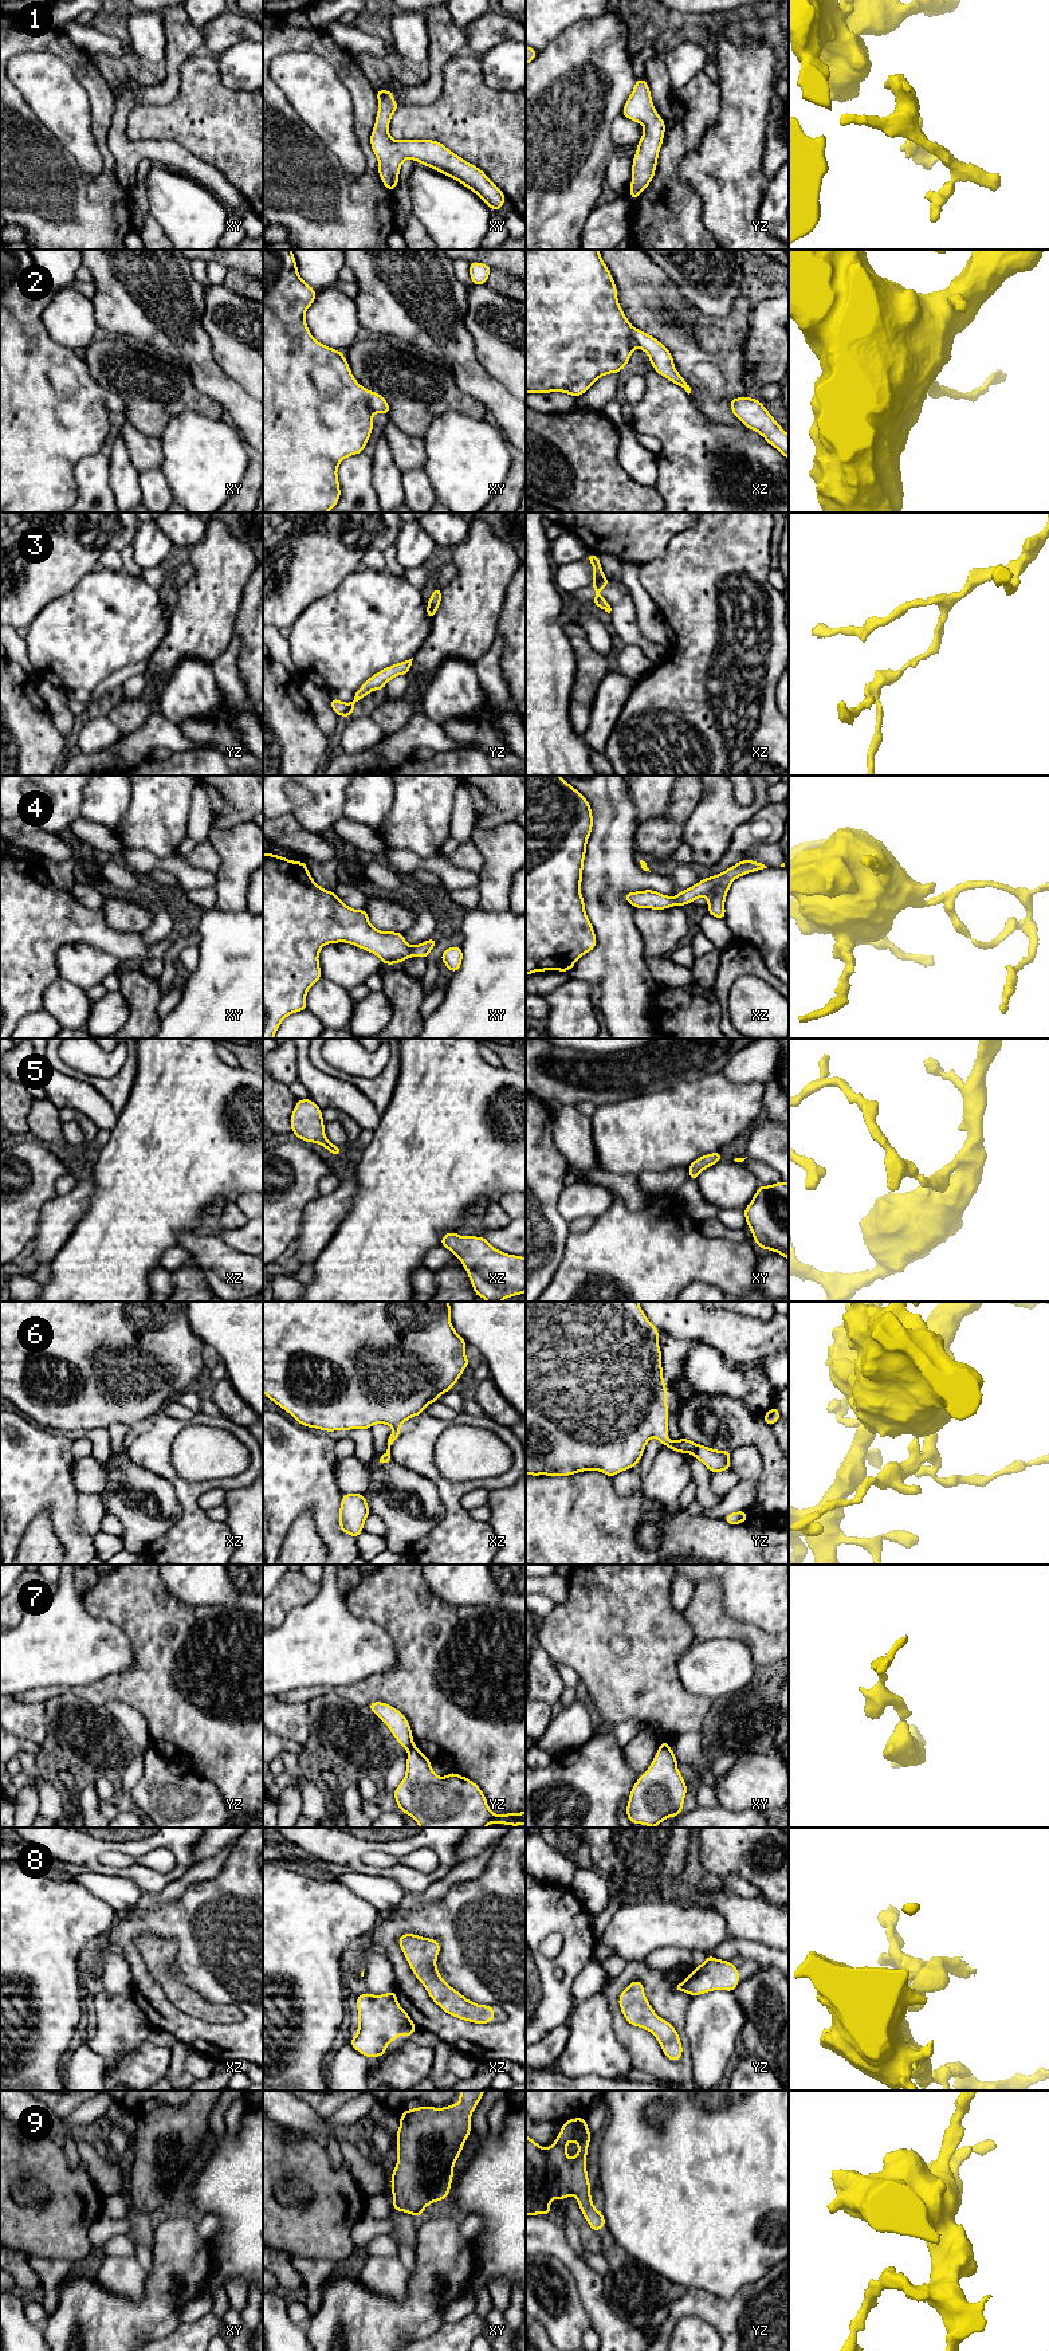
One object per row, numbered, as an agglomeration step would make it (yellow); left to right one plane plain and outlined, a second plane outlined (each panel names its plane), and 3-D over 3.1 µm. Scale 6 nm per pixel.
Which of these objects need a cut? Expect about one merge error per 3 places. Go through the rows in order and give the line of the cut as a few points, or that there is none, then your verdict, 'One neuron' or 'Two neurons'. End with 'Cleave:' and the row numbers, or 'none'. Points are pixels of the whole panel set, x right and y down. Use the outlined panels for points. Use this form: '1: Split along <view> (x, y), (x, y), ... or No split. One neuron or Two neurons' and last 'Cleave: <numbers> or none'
1: No split. One neuron
2: No split. One neuron
3: No split. One neuron
4: No split. One neuron
5: No split. One neuron
6: No split. One neuron
7: Split along yz (413, 1743), (407, 1749). Two neurons
8: No split. One neuron
9: No split. One neuron
Cleave: 7

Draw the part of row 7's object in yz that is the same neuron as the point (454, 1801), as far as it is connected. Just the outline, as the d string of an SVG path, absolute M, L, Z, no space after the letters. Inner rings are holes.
M415 1744L409 1747L405 1777L393 1791L400 1812L409 1814L420 1828L526 1825L526 1810L496 1816L475 1782L451 1771L440 1778L431 1765Z

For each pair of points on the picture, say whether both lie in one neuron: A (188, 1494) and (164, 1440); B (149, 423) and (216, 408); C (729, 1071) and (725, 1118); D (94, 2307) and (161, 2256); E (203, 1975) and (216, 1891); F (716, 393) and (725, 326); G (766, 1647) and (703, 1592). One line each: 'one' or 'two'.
A: one
B: one
C: two
D: one
E: one
F: one
G: one

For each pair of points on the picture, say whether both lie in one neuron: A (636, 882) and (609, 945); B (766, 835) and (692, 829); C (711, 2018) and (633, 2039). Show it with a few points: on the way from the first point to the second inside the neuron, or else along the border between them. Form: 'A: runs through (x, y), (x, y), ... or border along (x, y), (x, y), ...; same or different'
A: runs through (619, 890), (612, 897), (612, 927); same
B: border along (758, 812), (735, 829), (729, 850), (719, 860); different
C: border along (692, 1997), (686, 2010), (684, 2024), (690, 2056); different

